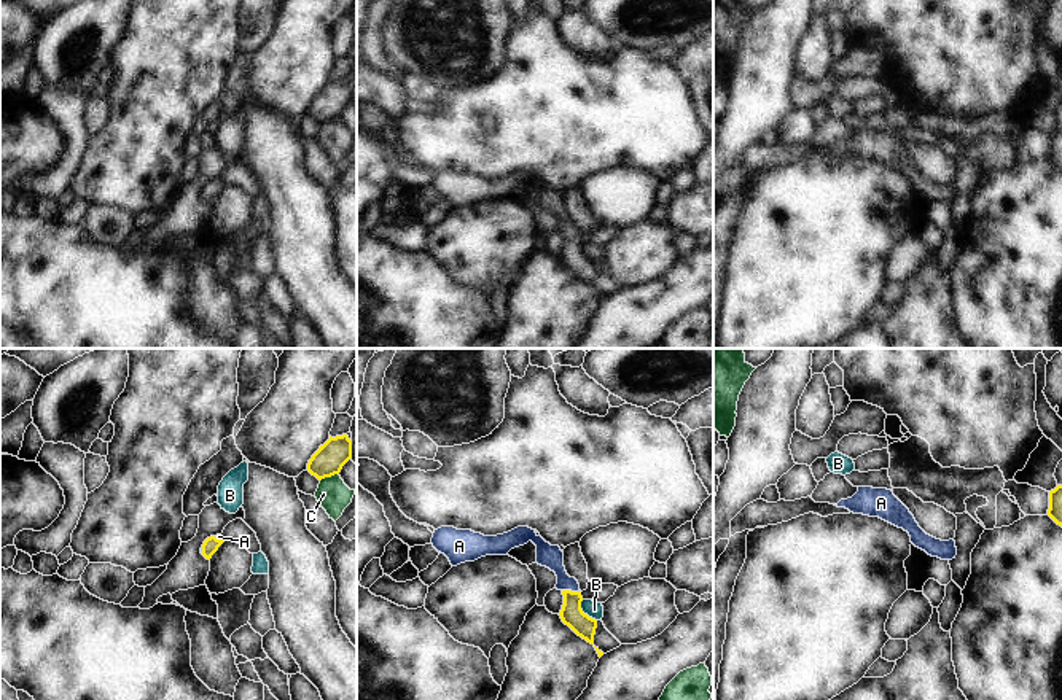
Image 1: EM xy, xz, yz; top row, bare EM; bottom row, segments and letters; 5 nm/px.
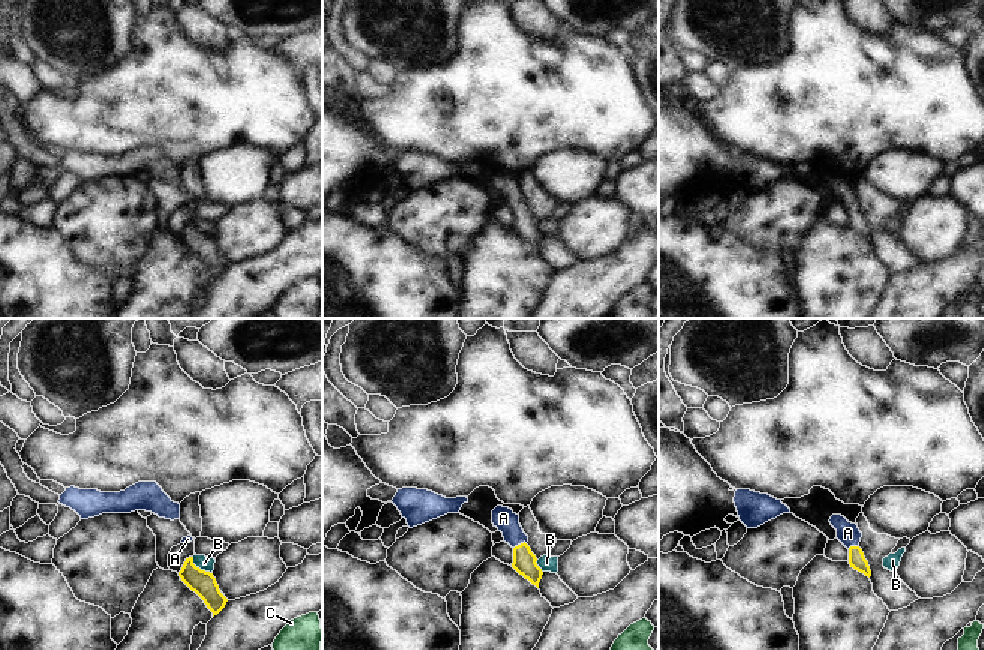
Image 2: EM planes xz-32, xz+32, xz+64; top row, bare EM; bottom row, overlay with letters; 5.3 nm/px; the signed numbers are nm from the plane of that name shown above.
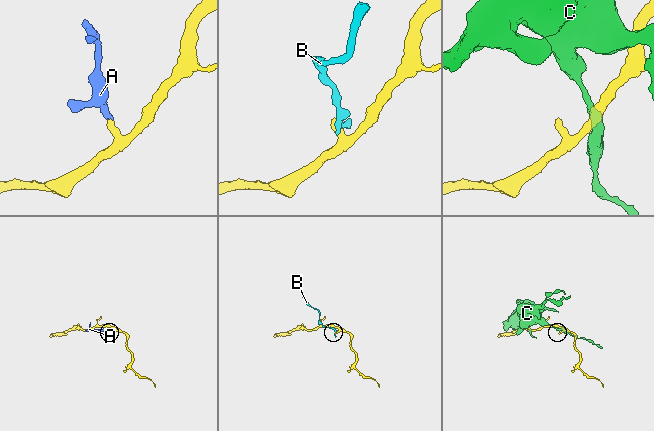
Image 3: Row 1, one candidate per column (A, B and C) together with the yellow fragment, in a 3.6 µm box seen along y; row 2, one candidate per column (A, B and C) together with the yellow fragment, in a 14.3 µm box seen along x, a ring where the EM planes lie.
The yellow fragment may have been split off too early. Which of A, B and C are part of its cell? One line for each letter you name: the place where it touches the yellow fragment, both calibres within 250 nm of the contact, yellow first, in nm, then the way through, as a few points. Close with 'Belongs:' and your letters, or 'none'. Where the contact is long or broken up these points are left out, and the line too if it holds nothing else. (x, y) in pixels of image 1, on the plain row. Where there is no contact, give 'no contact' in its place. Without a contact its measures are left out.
A: contact xz (570, 234); calibres 120 and 120 nm; way xz (572, 258), (570, 234), (559, 212), (548, 199)
Belongs: A

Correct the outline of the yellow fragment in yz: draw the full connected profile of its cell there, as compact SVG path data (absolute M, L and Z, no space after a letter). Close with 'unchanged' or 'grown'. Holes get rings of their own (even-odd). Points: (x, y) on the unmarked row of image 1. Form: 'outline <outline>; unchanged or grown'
outline M1062 129L1049 135L1048 159L1062 170Z; unchanged

